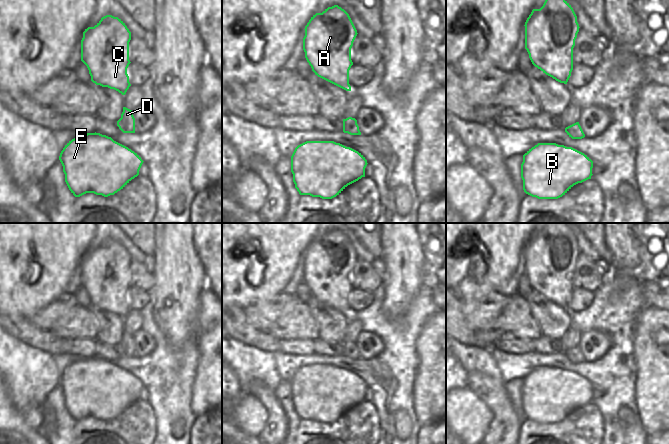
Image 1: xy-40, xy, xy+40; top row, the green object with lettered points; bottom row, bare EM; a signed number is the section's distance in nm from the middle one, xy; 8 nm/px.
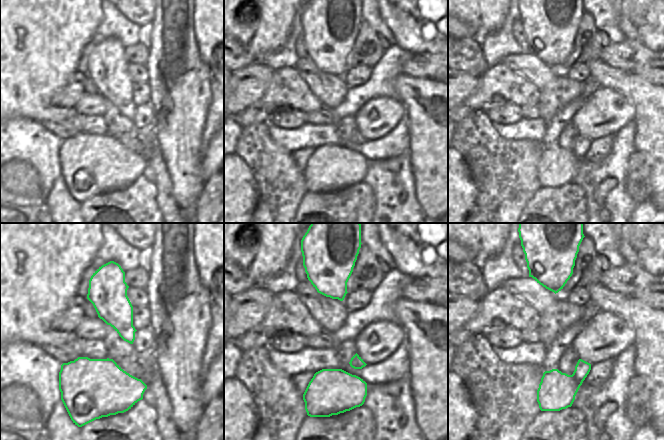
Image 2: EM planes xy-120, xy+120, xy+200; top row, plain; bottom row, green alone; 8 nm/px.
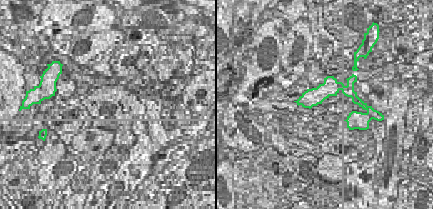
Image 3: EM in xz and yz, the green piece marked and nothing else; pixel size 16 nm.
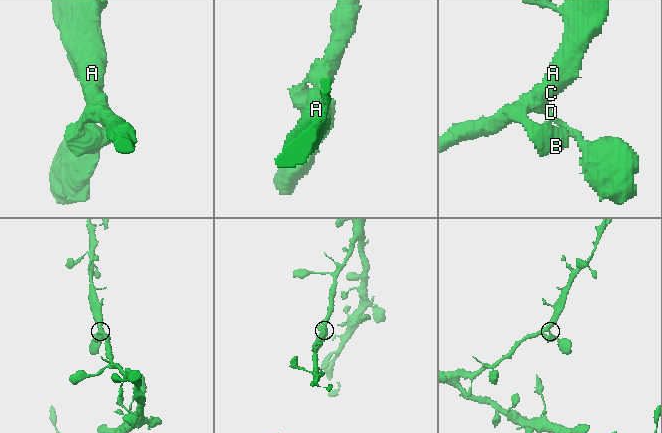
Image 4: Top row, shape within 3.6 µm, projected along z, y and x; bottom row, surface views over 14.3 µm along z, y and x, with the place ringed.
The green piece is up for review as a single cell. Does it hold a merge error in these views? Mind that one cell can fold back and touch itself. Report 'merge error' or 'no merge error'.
no merge error

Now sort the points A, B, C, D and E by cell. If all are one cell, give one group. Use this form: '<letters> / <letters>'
A B C D E

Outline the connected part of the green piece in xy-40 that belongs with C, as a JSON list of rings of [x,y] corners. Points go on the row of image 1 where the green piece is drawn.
[[[106,15],[94,26],[83,32],[81,40],[81,61],[87,66],[91,81],[96,85],[114,89],[125,95],[129,87],[127,68],[129,60],[129,42],[131,32],[118,17]]]

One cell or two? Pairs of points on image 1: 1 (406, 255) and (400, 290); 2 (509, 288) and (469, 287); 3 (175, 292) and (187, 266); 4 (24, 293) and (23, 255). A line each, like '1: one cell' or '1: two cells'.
1: one cell
2: two cells
3: one cell
4: one cell

